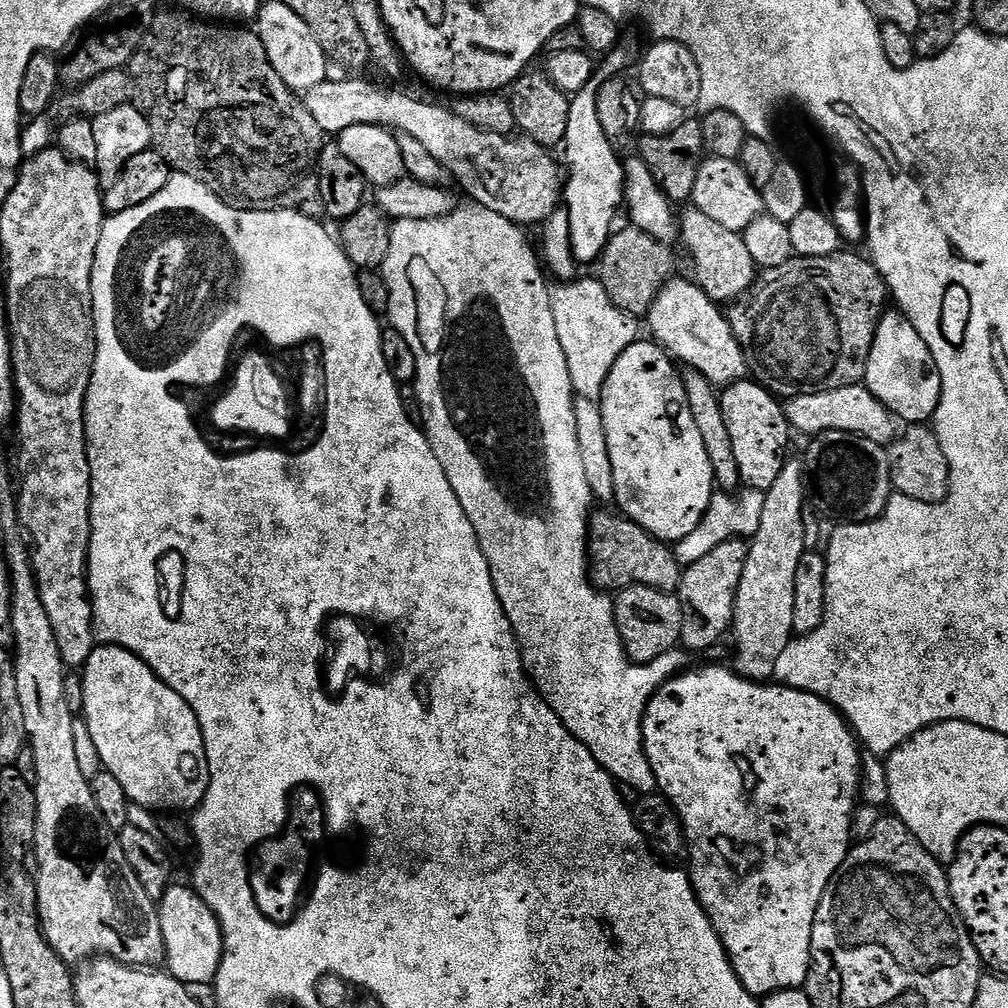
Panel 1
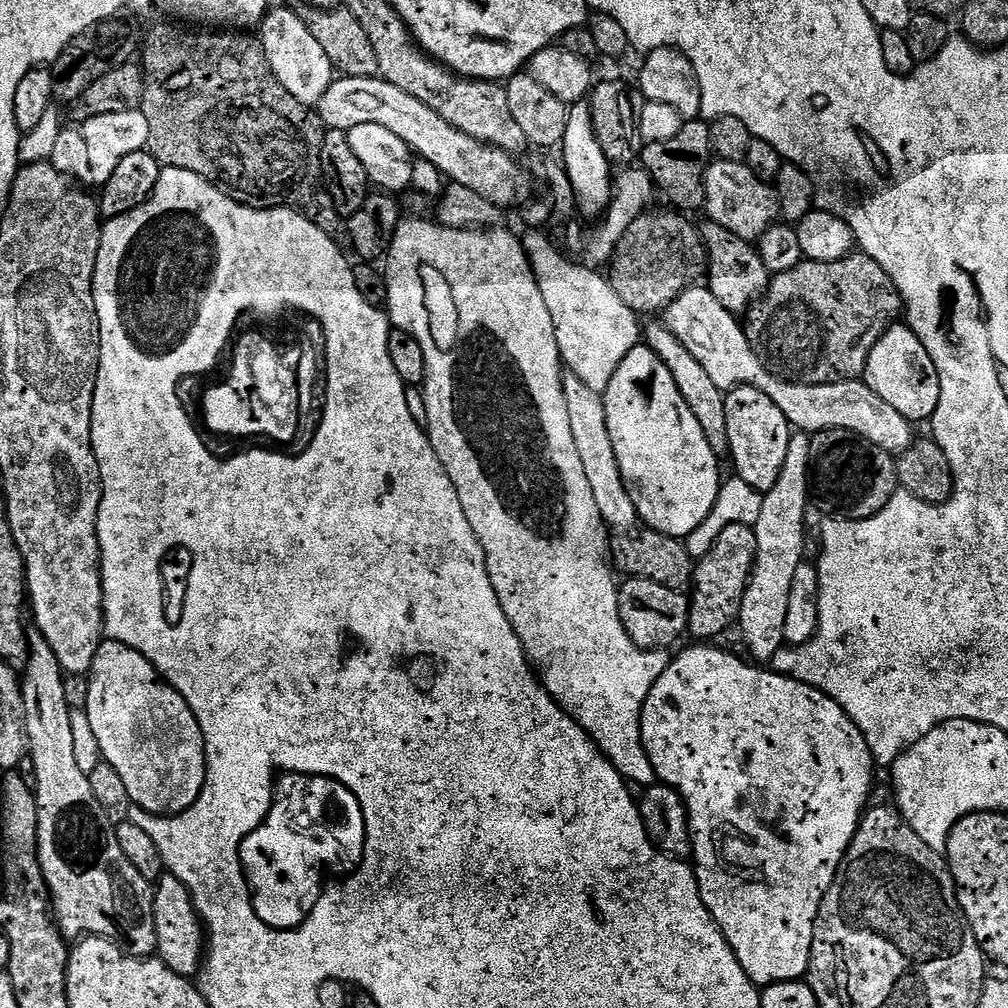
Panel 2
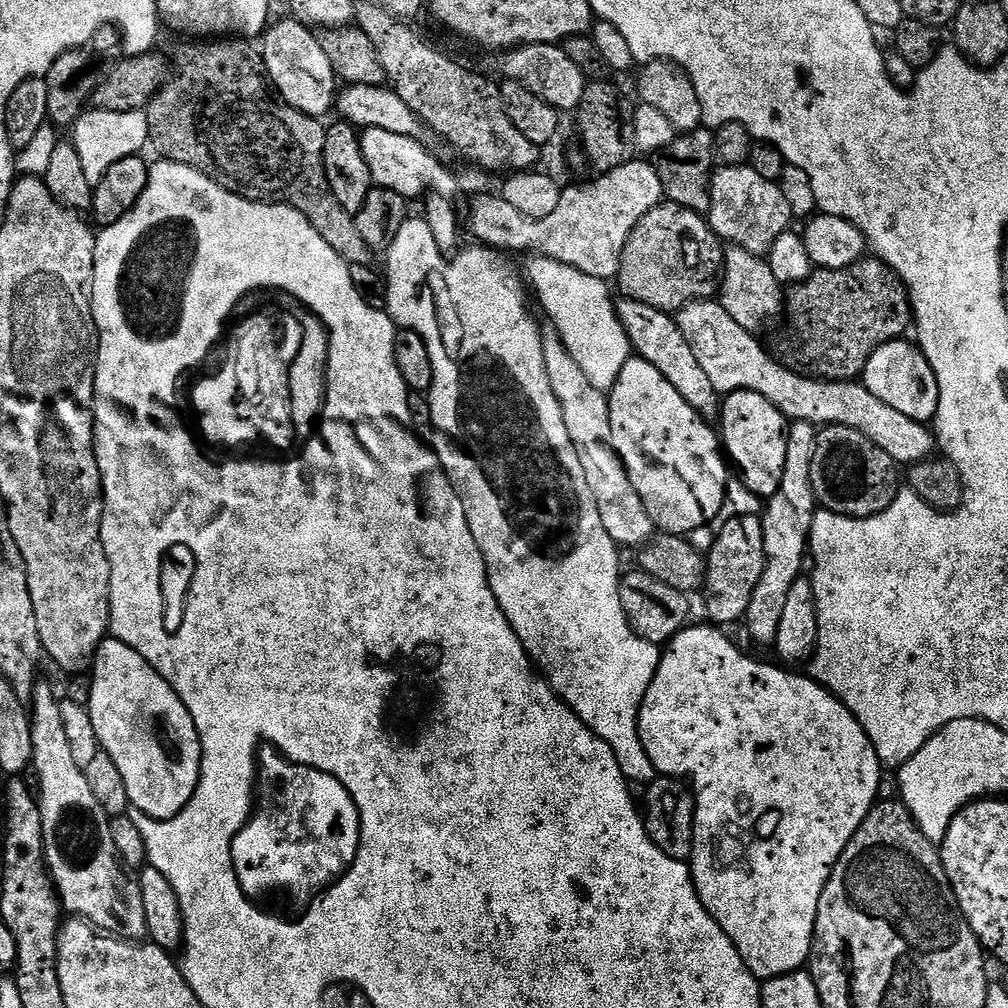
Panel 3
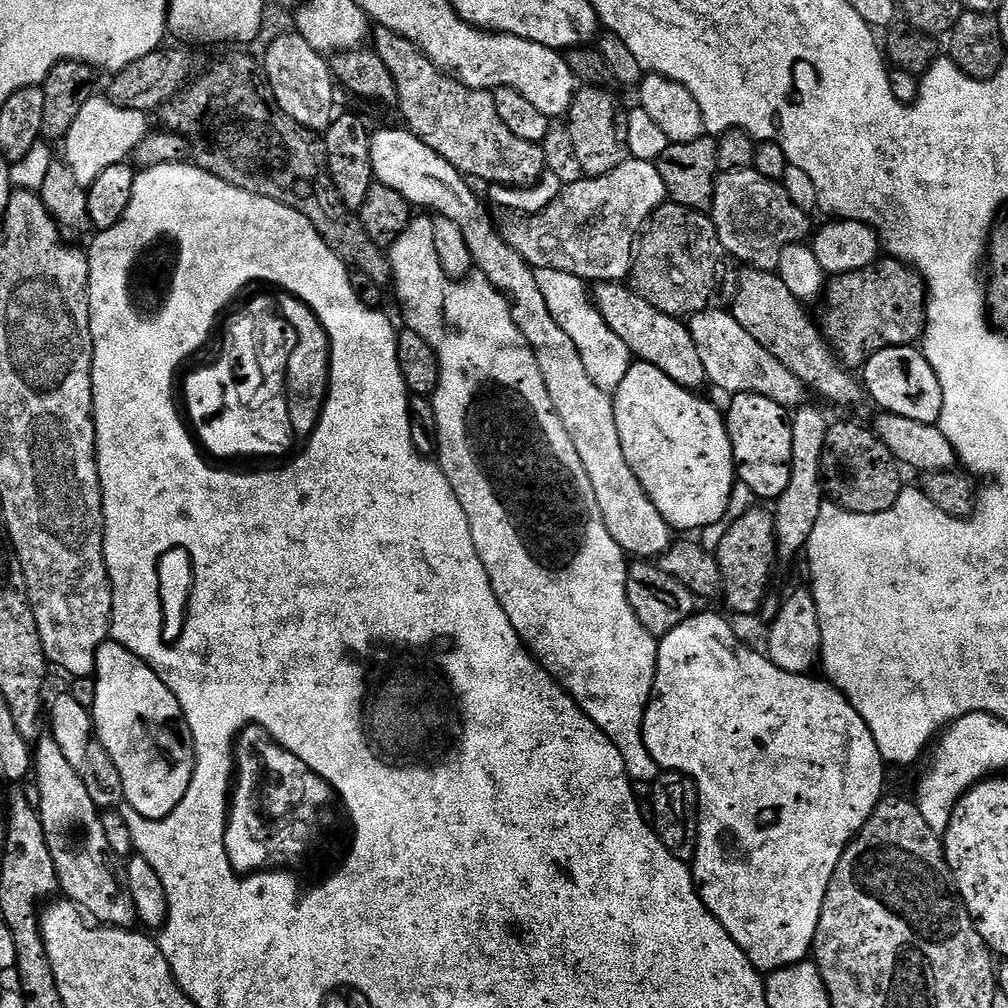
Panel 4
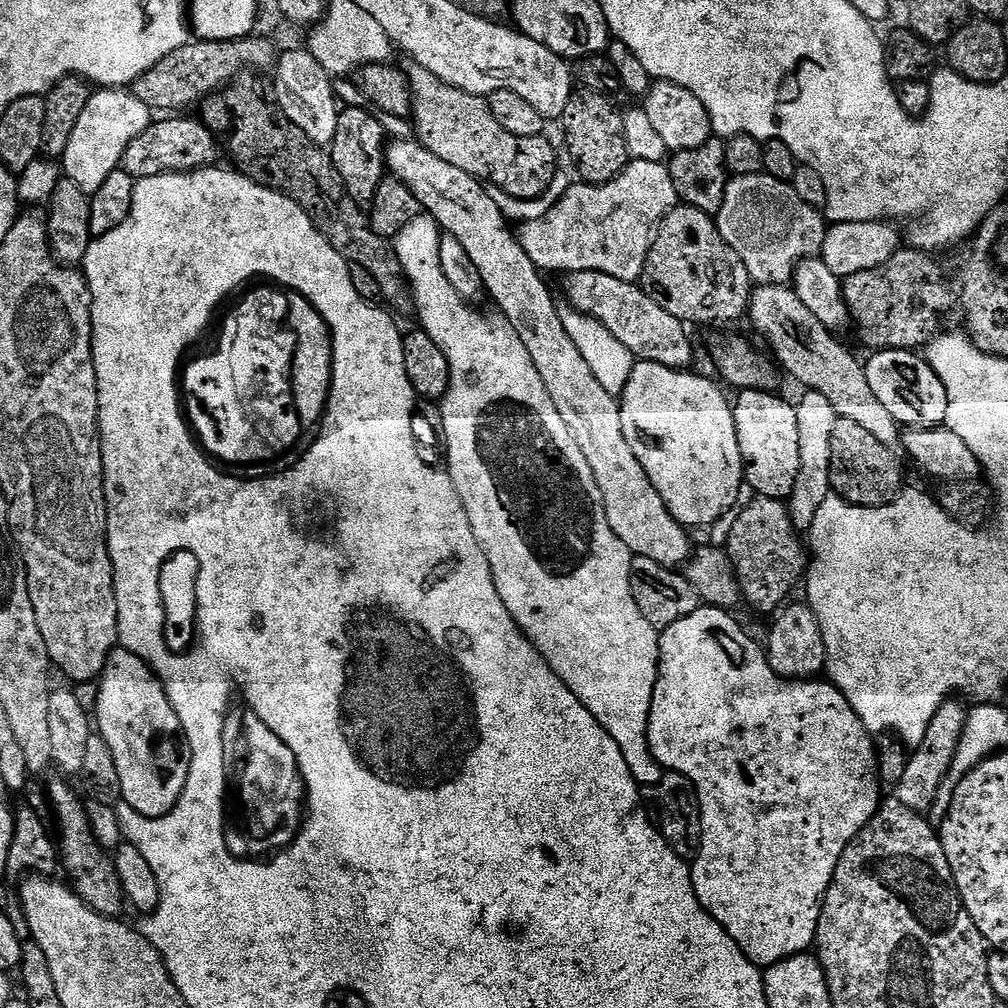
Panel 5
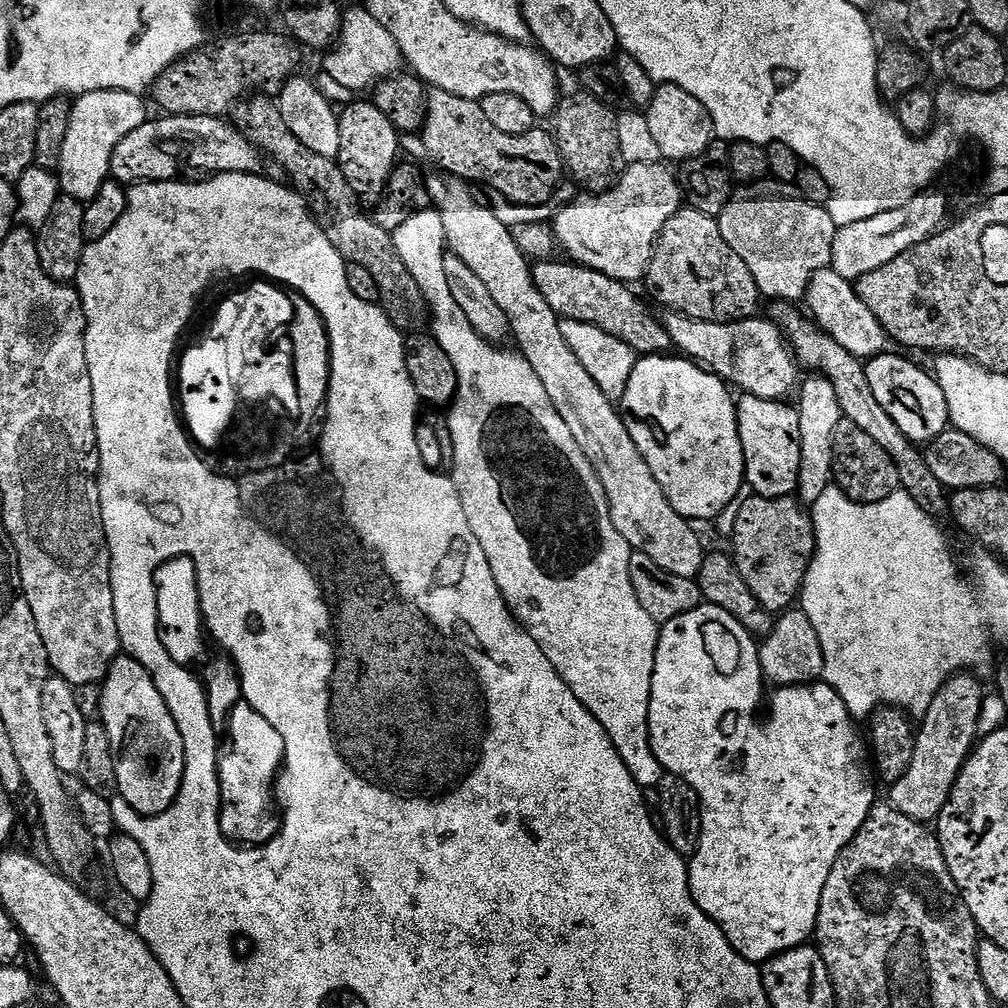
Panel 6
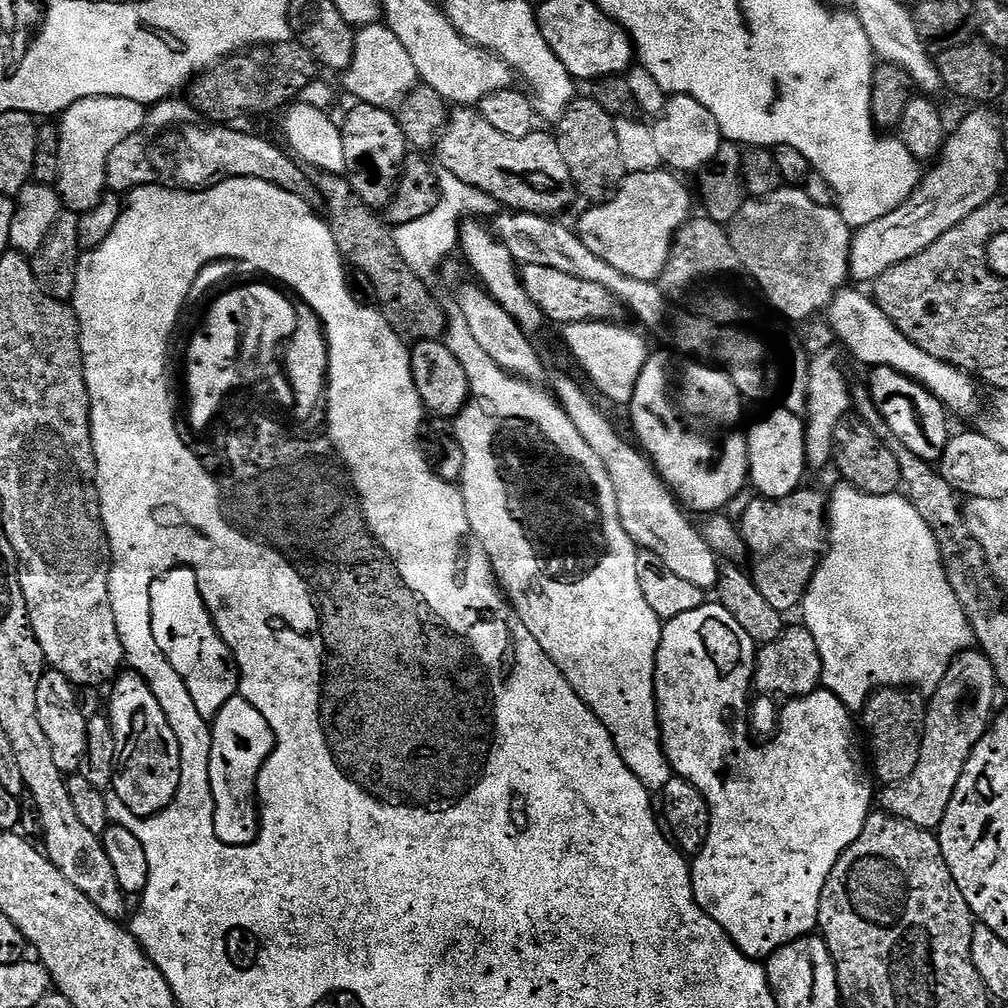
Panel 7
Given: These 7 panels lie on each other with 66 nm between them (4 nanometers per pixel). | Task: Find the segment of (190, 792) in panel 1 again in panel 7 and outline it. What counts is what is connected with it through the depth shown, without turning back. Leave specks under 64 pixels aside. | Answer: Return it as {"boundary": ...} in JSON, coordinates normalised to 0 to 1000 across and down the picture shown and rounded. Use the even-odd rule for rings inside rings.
{"boundary":[[[120,666],[110,683],[105,709],[110,714],[115,733],[115,771],[111,773],[111,782],[130,809],[155,810],[171,799],[179,779],[177,732],[157,692],[153,692],[153,685],[149,685],[138,666]]]}

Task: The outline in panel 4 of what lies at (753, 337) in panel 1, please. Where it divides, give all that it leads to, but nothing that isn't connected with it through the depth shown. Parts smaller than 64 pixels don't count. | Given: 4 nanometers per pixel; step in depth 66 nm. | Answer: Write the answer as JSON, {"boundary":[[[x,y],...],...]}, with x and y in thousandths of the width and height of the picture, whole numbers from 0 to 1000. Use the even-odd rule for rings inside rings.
{"boundary":[[[871,256],[863,264],[859,264],[855,268],[847,268],[846,270],[834,270],[826,273],[824,277],[820,279],[819,289],[816,291],[815,299],[817,298],[817,321],[815,317],[815,328],[817,330],[817,336],[820,337],[821,342],[828,349],[829,354],[833,356],[833,360],[842,367],[856,366],[860,361],[864,353],[868,349],[874,349],[880,345],[899,345],[908,342],[910,338],[917,332],[917,318],[919,316],[919,283],[912,273],[901,263],[896,262],[894,258],[887,258],[884,256]]]}

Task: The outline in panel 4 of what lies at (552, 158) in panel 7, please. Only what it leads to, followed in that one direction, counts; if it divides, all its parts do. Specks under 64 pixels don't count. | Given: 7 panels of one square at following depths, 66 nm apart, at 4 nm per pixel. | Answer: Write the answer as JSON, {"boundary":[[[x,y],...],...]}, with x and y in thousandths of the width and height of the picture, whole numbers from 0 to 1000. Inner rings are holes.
{"boundary":[[[374,27],[371,32],[371,51],[379,62],[383,62],[383,69],[387,69],[387,77],[391,77],[395,97],[393,103],[401,114],[400,122],[406,131],[409,131],[431,153],[442,157],[446,165],[450,165],[459,175],[469,180],[481,179],[481,184],[499,183],[504,187],[522,187],[535,181],[535,177],[542,170],[540,164],[540,151],[536,143],[522,141],[502,129],[498,117],[494,117],[494,109],[490,109],[490,97],[488,91],[479,87],[467,87],[462,85],[450,74],[438,71],[431,62],[427,61],[403,38],[386,29]]]}

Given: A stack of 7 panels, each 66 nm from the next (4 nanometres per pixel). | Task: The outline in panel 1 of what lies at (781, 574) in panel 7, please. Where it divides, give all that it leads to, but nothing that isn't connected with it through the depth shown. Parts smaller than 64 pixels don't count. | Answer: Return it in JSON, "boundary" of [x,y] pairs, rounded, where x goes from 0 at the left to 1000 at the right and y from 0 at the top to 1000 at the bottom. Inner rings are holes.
{"boundary":[[[738,534],[721,536],[716,542],[704,546],[700,554],[678,564],[673,590],[677,601],[677,629],[675,639],[684,648],[698,647],[714,634],[723,630],[728,609],[728,597],[732,589],[732,577],[736,577],[736,565],[740,565],[743,537]]]}

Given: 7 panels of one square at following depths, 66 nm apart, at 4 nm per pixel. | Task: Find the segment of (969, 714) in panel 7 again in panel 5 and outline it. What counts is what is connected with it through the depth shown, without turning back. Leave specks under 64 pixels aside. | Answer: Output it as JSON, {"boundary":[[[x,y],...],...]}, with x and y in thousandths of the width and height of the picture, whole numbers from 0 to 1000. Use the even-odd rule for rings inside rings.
{"boundary":[[[945,692],[933,701],[927,708],[927,712],[923,712],[919,730],[902,749],[899,765],[895,767],[895,776],[891,776],[887,780],[887,793],[895,796],[895,800],[903,800],[903,804],[914,808],[920,807],[924,803],[929,794],[929,786],[932,785],[946,756],[946,748],[950,744],[950,736],[956,727],[959,711],[957,699],[951,693]]]}

